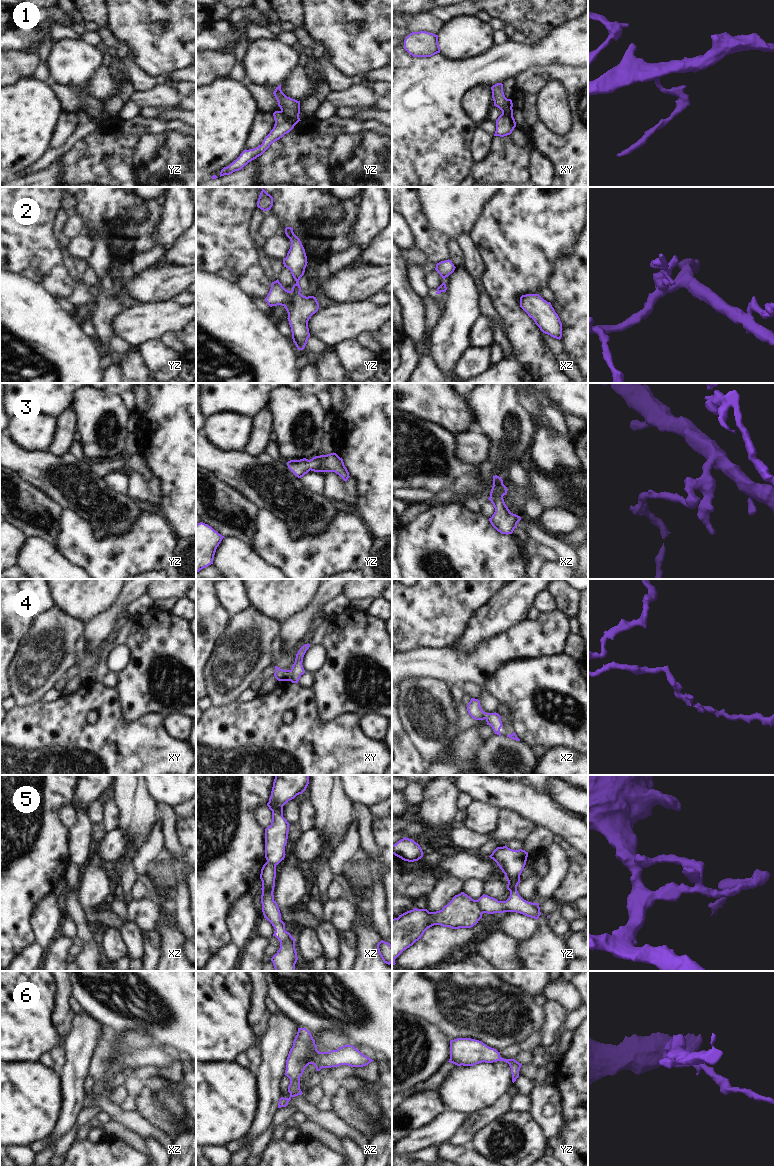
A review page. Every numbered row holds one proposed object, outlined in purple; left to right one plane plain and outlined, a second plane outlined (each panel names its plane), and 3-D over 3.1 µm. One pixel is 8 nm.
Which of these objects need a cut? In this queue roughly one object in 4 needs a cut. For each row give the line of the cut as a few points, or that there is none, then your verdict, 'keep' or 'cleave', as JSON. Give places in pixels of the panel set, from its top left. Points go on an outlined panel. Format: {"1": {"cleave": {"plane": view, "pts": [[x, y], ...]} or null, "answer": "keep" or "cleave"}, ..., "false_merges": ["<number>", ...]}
{"1": {"cleave": {"plane": "yz", "pts": [[280, 111], [294, 125]]}, "answer": "cleave"}, "2": {"cleave": null, "answer": "keep"}, "3": {"cleave": null, "answer": "keep"}, "4": {"cleave": null, "answer": "keep"}, "5": {"cleave": {"plane": "yz", "pts": [[476, 900], [482, 913]]}, "answer": "cleave"}, "6": {"cleave": null, "answer": "keep"}, "false_merges": ["1", "5"]}

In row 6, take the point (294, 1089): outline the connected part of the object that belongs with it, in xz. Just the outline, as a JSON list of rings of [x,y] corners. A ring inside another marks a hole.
[[[298,1028],[293,1046],[286,1060],[285,1075],[290,1079],[288,1086],[289,1098],[281,1097],[278,1108],[286,1107],[292,1097],[302,1095],[300,1077],[309,1064],[313,1064],[317,1071],[322,1068],[348,1065],[363,1067],[374,1060],[362,1054],[353,1045],[344,1045],[337,1050],[319,1052],[311,1033],[306,1028]]]

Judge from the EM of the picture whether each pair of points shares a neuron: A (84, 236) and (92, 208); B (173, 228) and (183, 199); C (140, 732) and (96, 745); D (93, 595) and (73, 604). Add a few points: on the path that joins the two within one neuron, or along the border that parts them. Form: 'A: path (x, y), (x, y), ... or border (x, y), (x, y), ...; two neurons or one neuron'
A: border (84, 228), (88, 233); two neurons
B: path (174, 221), (177, 217), (179, 206); one neuron
C: path (129, 736), (107, 736); one neuron
D: path (88, 595), (82, 595), (78, 599); one neuron

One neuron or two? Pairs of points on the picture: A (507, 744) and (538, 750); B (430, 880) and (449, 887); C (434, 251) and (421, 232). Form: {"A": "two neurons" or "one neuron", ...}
{"A": "two neurons", "B": "two neurons", "C": "one neuron"}

